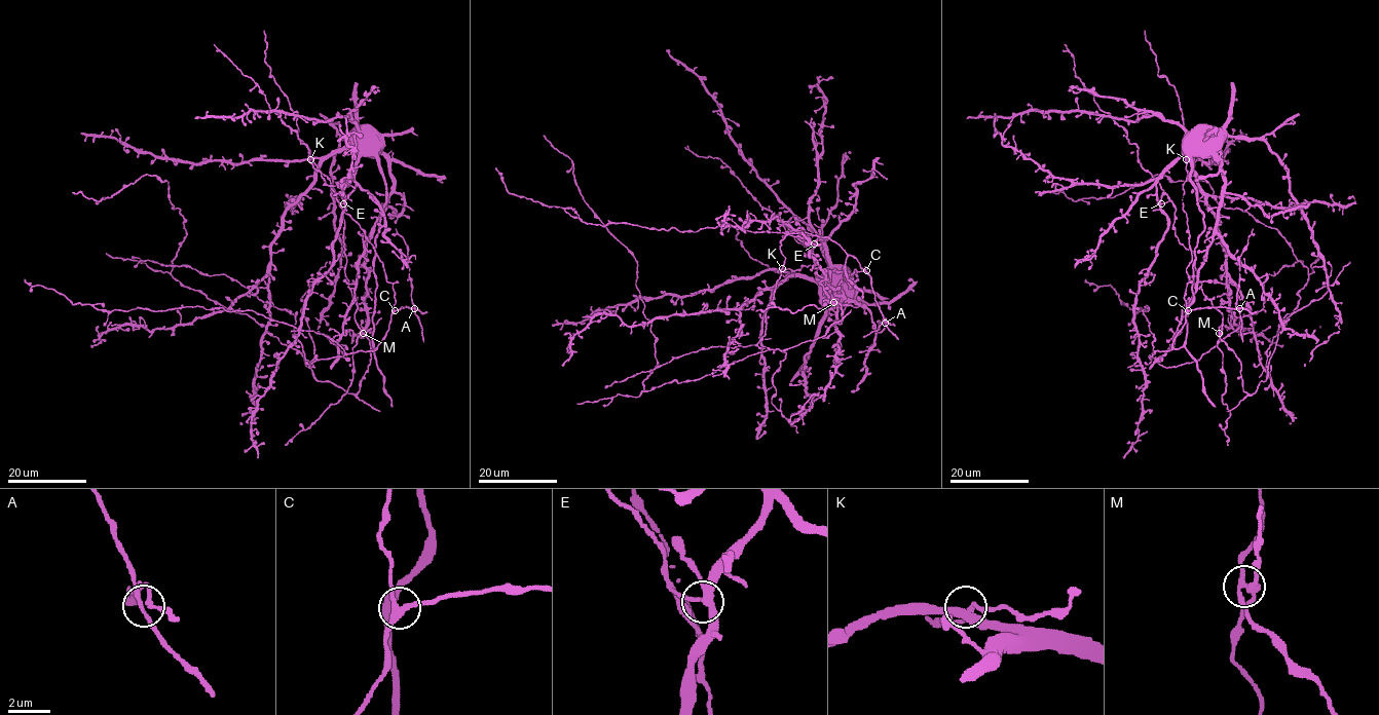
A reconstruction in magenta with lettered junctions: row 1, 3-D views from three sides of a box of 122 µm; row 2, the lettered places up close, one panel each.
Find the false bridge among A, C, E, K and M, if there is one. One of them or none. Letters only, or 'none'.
M

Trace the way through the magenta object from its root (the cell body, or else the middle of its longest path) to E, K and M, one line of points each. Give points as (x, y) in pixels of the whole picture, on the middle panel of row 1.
E: (823, 289), (829, 266), (826, 238), (819, 238), (814, 243)
K: (823, 289), (821, 291), (815, 283), (782, 268)
M: (823, 289), (833, 295), (852, 295), (864, 307), (839, 296), (822, 280), (825, 305), (833, 302)

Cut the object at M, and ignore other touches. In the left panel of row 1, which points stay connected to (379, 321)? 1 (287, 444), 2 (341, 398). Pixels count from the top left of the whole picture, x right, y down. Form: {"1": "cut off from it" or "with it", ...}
{"1": "with it", "2": "with it"}

